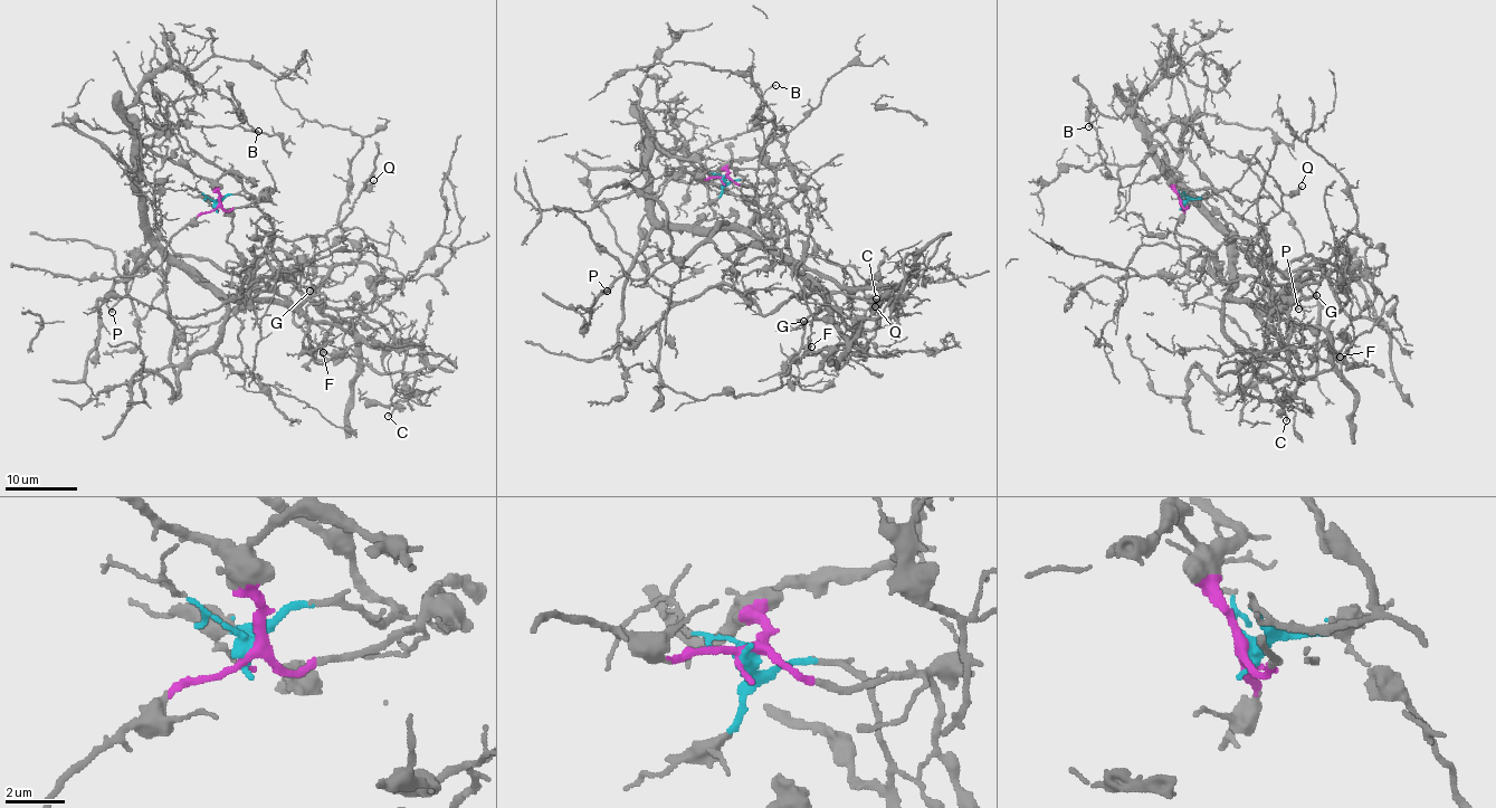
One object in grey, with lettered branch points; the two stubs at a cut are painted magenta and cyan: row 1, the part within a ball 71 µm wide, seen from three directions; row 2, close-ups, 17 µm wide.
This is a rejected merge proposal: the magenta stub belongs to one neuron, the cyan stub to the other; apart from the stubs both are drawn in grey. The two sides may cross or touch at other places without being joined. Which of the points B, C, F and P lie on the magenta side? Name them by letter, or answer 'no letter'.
B, P

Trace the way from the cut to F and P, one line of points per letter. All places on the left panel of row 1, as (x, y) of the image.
F: (216, 206), (228, 195), (253, 196), (266, 214), (275, 259), (291, 283), (332, 320), (322, 352)
P: (216, 206), (217, 190), (205, 179), (140, 149), (142, 230), (151, 247), (114, 285), (107, 297), (113, 312)

